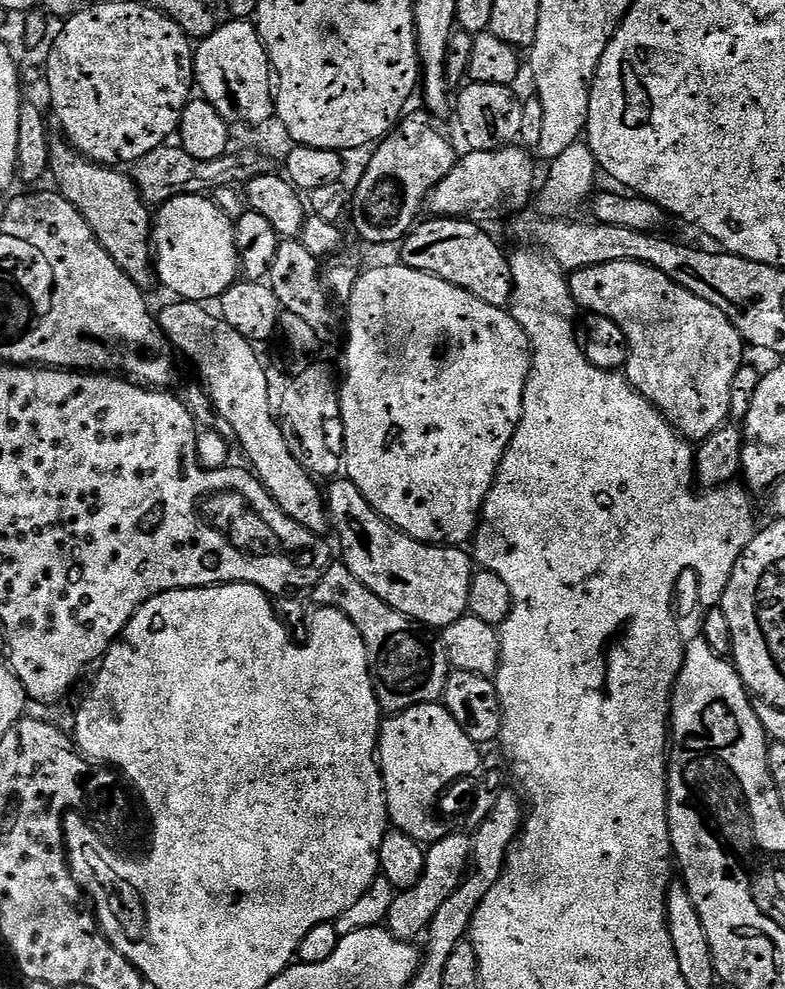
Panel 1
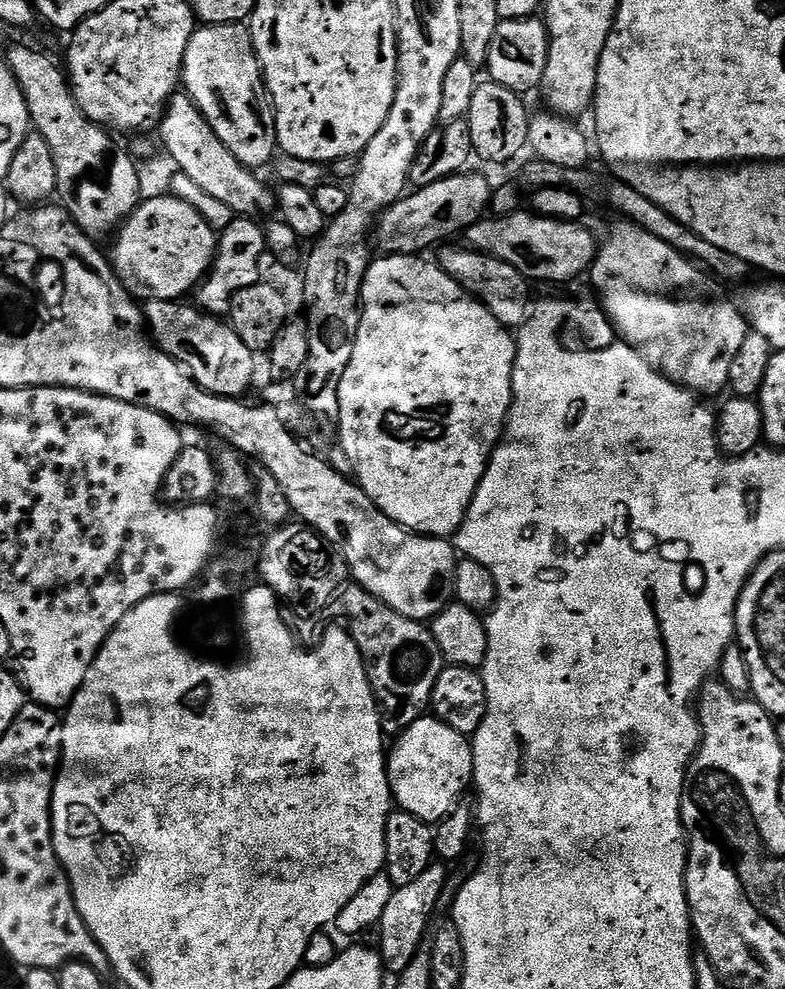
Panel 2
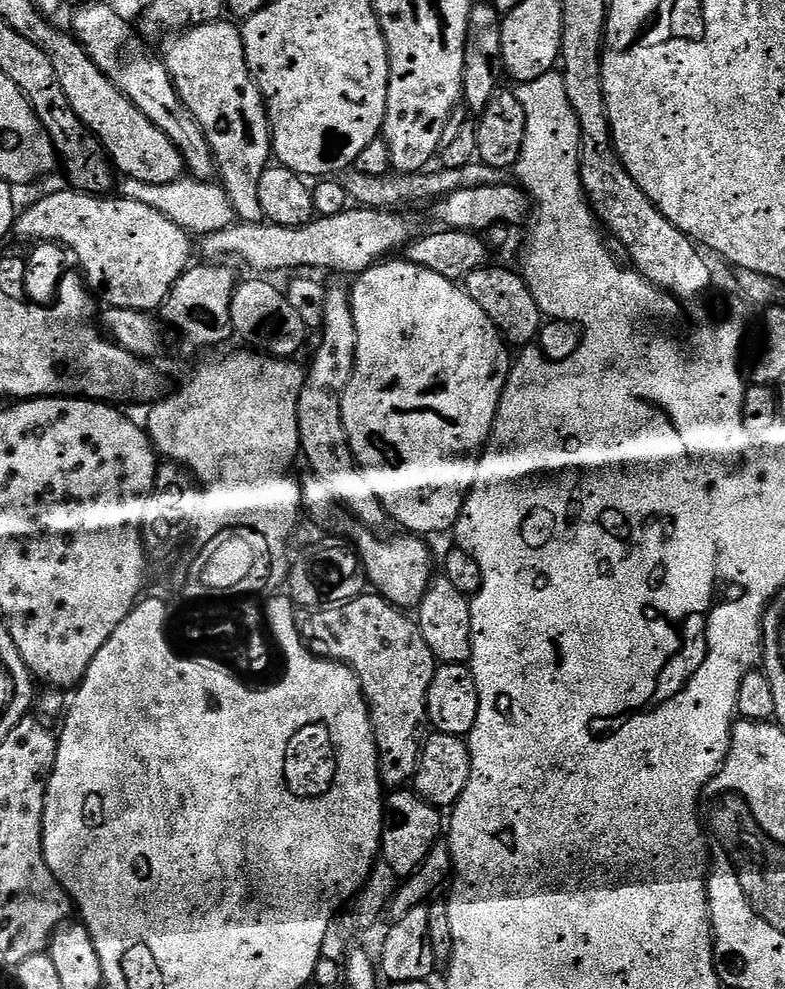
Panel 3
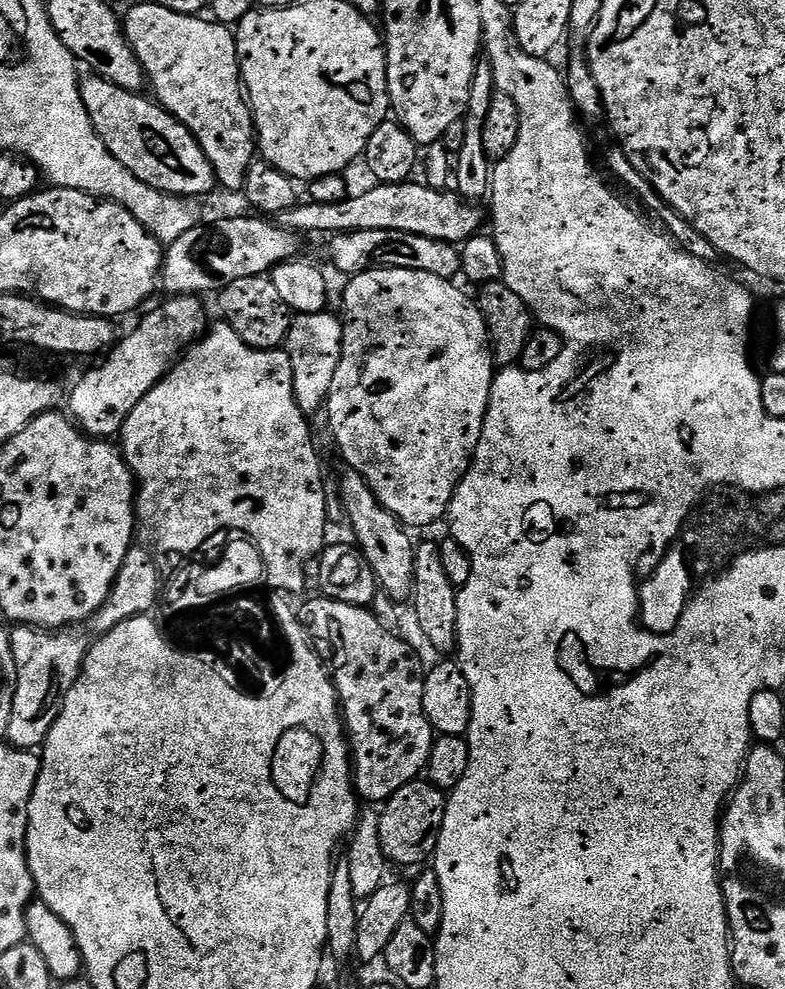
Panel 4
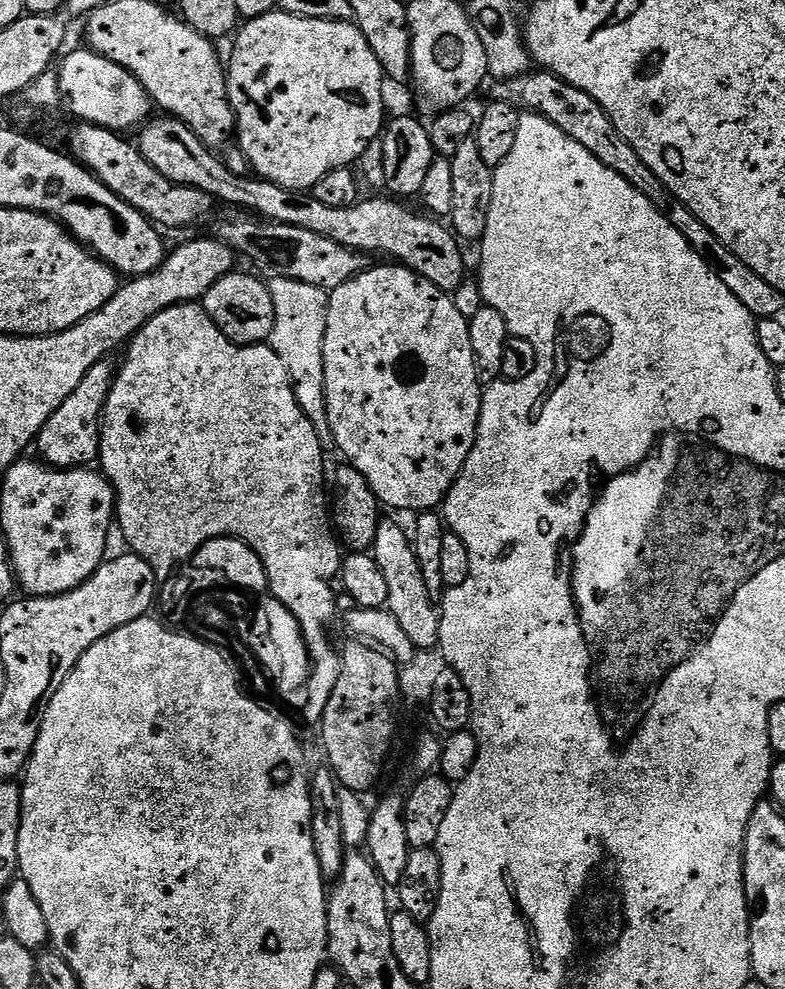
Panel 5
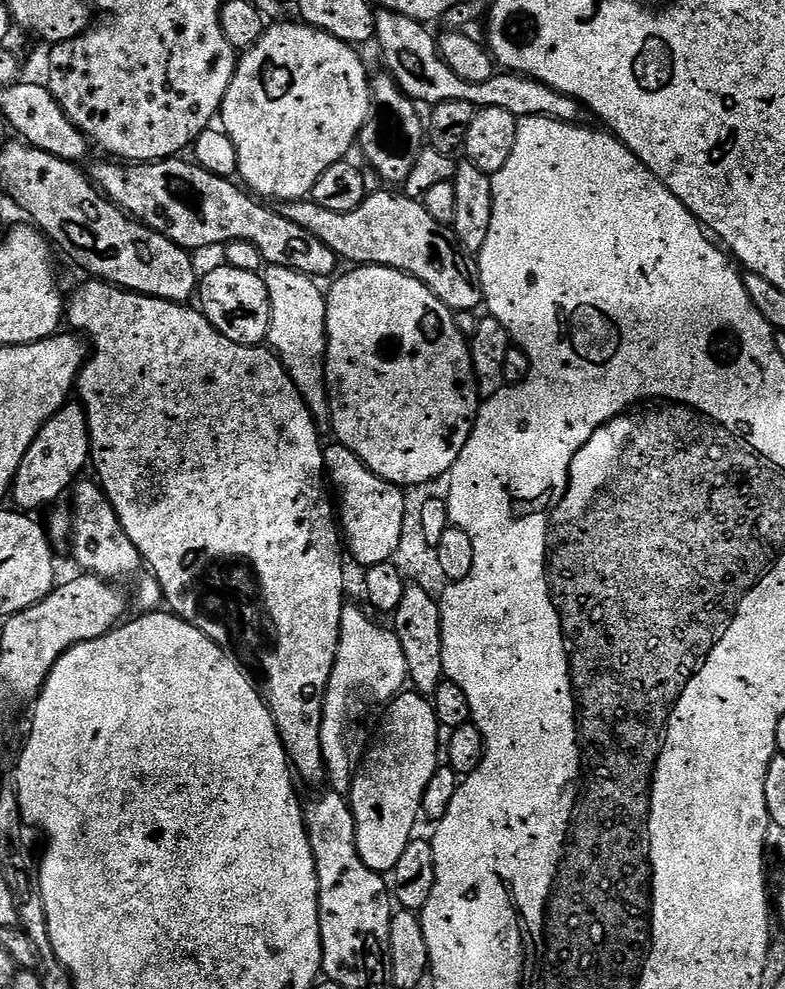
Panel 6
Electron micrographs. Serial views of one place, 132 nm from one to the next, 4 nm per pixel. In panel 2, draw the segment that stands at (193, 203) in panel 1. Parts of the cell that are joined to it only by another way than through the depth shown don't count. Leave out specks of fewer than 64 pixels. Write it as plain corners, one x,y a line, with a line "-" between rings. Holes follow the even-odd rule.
174,195
150,198
136,205
128,219
120,225
115,237
116,245
110,251
110,263
117,281
123,284
129,296
137,301
174,300
179,301
186,292
191,293
207,277
213,260
216,259
218,243
217,229
211,228
206,218
188,202
182,202

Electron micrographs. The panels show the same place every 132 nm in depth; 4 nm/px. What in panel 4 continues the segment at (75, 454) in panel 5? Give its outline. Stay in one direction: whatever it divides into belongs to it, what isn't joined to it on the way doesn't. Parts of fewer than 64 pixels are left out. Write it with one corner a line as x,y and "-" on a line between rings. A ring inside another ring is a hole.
196,294
168,298
164,309
156,308
146,313
137,322
136,329
107,353
108,361
101,368
86,373
77,382
68,400
67,411
80,431
93,438
119,437
134,406
138,406
160,384
172,365
205,331
204,304
200,300
203,299

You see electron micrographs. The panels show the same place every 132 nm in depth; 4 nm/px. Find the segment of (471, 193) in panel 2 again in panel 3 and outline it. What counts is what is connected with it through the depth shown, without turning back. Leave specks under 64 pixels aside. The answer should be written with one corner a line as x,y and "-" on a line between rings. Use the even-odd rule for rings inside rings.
349,206
342,214
313,218
300,228
287,228
271,222
233,222
229,228
203,237
199,241
198,252
208,262
228,262
233,256
252,268
258,268
262,274
290,268
333,268
352,278
383,261
390,254
387,252
408,243
408,220
398,213
396,210

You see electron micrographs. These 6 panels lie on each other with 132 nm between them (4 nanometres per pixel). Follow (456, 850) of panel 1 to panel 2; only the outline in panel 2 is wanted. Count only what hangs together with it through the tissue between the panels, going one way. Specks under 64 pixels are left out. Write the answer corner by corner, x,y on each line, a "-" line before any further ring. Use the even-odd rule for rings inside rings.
433,862
428,865
426,870
422,870
422,874
415,882
410,882
410,886
402,886
393,891
390,902
386,905
386,911
382,913
378,925
378,933
380,932
378,951
381,960
384,962
384,967
389,973
404,972
406,966
410,966
413,958
421,952
423,944
420,943
423,940
425,943
426,933
430,928
428,915
435,908
441,907
440,895
446,890
447,884
444,883
448,880
448,872
443,867
445,867
443,863

